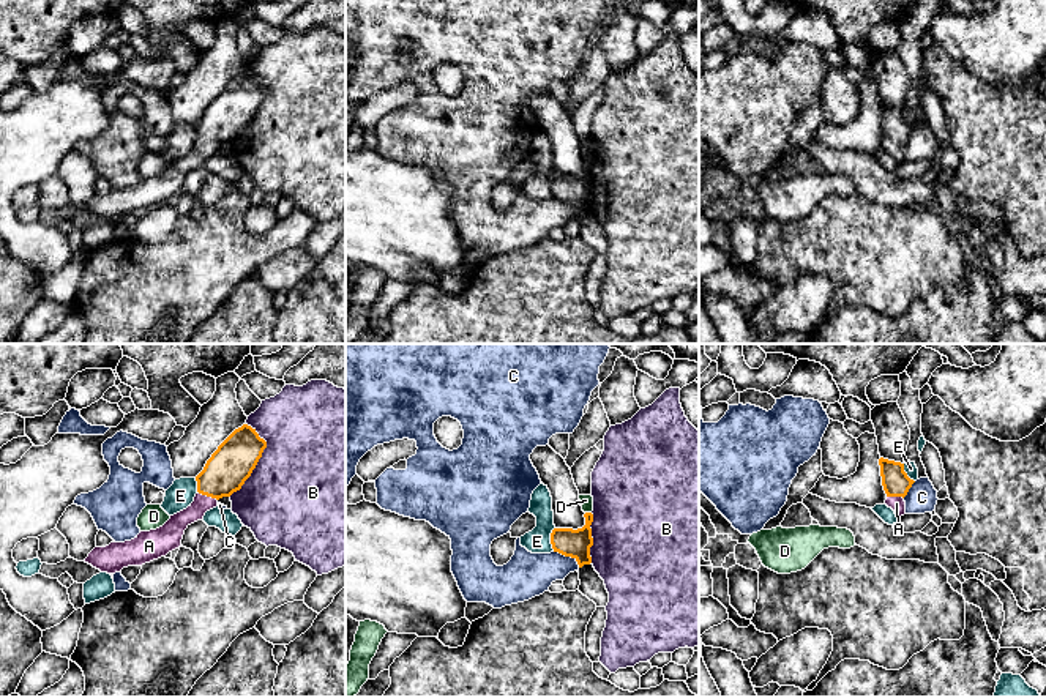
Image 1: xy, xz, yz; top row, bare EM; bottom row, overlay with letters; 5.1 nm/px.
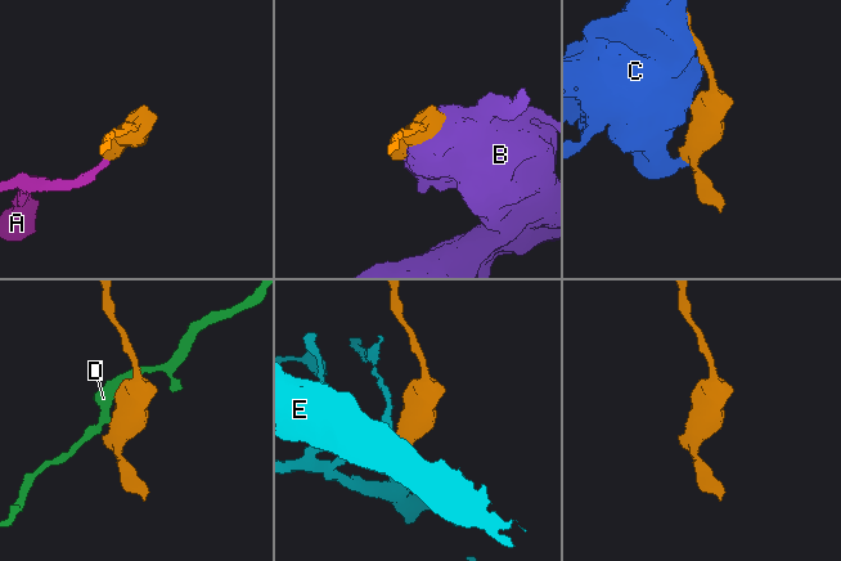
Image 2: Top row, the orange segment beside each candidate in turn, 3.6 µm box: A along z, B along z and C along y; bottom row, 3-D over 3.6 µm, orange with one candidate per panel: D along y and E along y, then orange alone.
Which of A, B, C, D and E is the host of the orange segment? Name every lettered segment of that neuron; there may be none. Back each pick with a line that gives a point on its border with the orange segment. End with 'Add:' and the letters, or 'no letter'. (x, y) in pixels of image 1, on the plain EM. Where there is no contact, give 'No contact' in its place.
A: Touches orange at xy (207, 142)
Add: A

